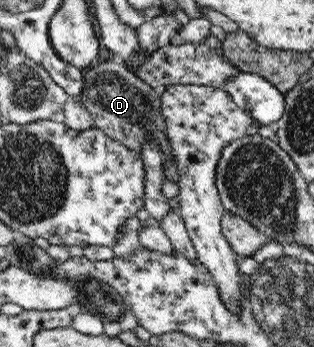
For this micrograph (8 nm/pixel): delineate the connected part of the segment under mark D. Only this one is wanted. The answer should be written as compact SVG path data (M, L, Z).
M122 61L119 64L104 62L94 68L88 66L87 70L82 70L82 79L84 79L84 90L76 99L90 111L94 117L95 126L124 147L139 153L143 150L142 142L146 138L155 138L155 142L159 142L162 152L168 159L164 166L166 181L178 184L179 172L175 164L173 147L166 135L162 103L154 89L146 86L134 72L128 71L128 67Z

